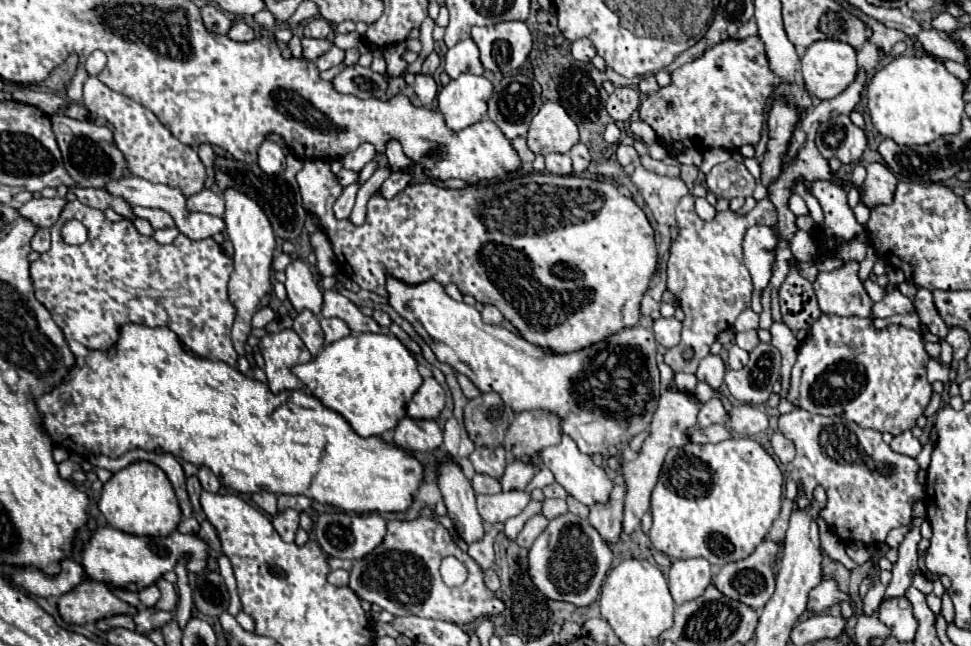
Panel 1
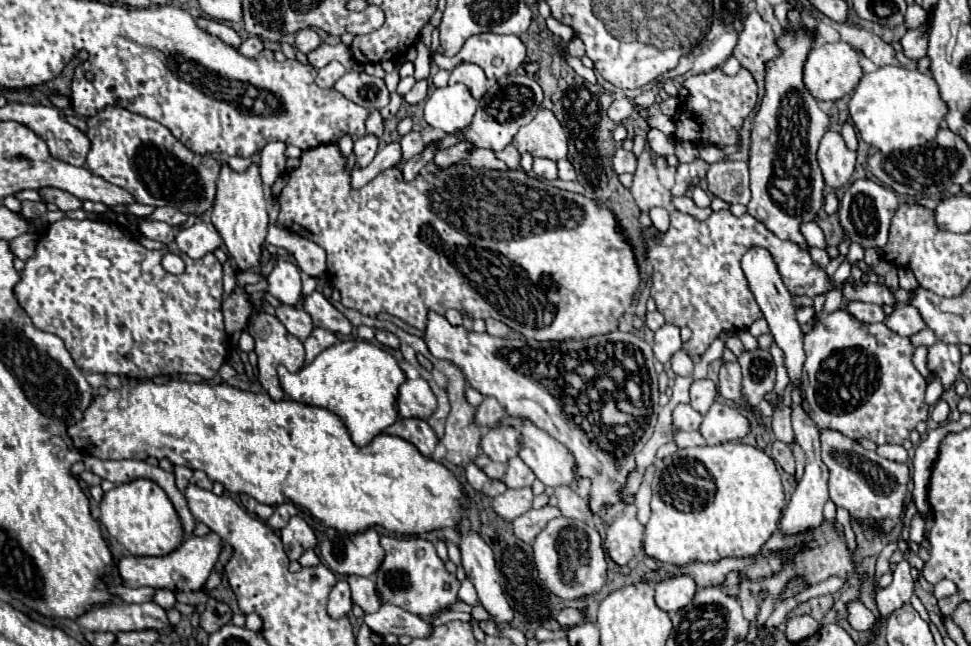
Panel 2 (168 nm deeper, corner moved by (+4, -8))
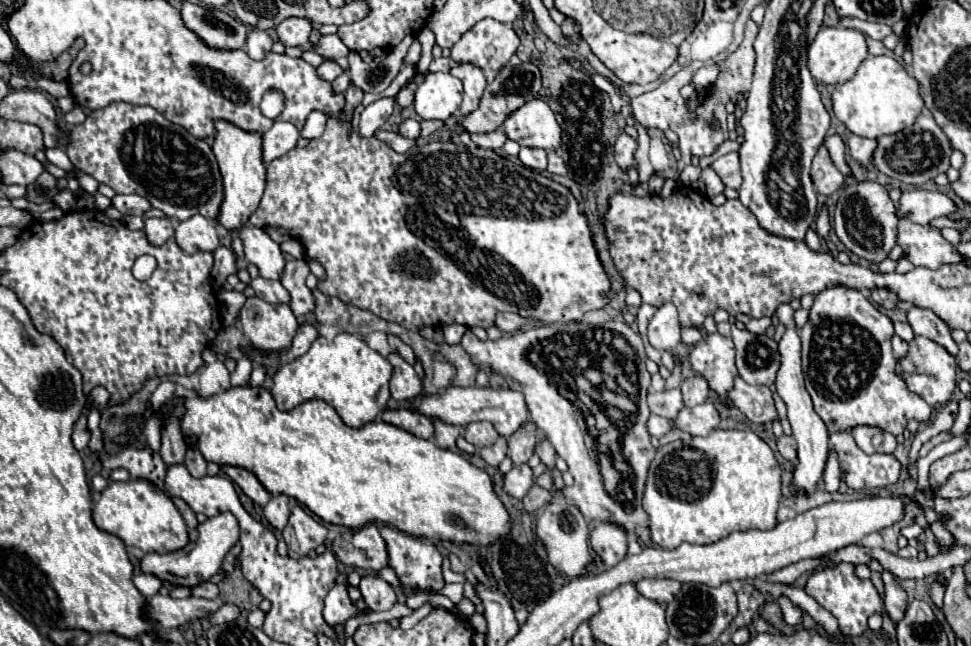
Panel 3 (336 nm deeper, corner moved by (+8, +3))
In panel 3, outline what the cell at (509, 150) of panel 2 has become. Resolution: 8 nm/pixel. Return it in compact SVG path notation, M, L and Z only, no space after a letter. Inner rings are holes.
M494 129L494 131L490 131L490 133L472 133L470 137L472 137L472 141L474 141L478 147L484 147L484 149L498 149L498 147L502 147L504 141L508 139L502 129Z

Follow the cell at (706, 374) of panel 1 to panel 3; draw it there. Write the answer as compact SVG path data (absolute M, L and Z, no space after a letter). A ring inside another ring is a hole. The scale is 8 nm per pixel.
M700 375L684 379L680 389L682 389L682 397L684 397L686 407L696 407L696 405L704 403L708 399L708 395L710 395L708 383Z

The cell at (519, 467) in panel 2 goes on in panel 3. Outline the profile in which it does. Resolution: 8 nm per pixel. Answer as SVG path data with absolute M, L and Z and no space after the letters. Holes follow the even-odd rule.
M532 421L524 423L524 427L516 431L516 435L508 437L508 455L512 457L514 465L522 465L532 457L536 441L538 441L538 427Z

